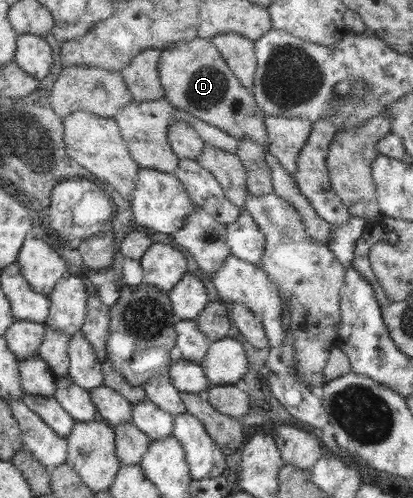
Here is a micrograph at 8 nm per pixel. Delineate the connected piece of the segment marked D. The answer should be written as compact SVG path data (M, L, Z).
M197 37L176 42L170 48L164 49L159 72L166 91L165 98L175 108L217 126L235 139L251 138L270 152L267 114L260 109L252 90L244 87L210 39Z

